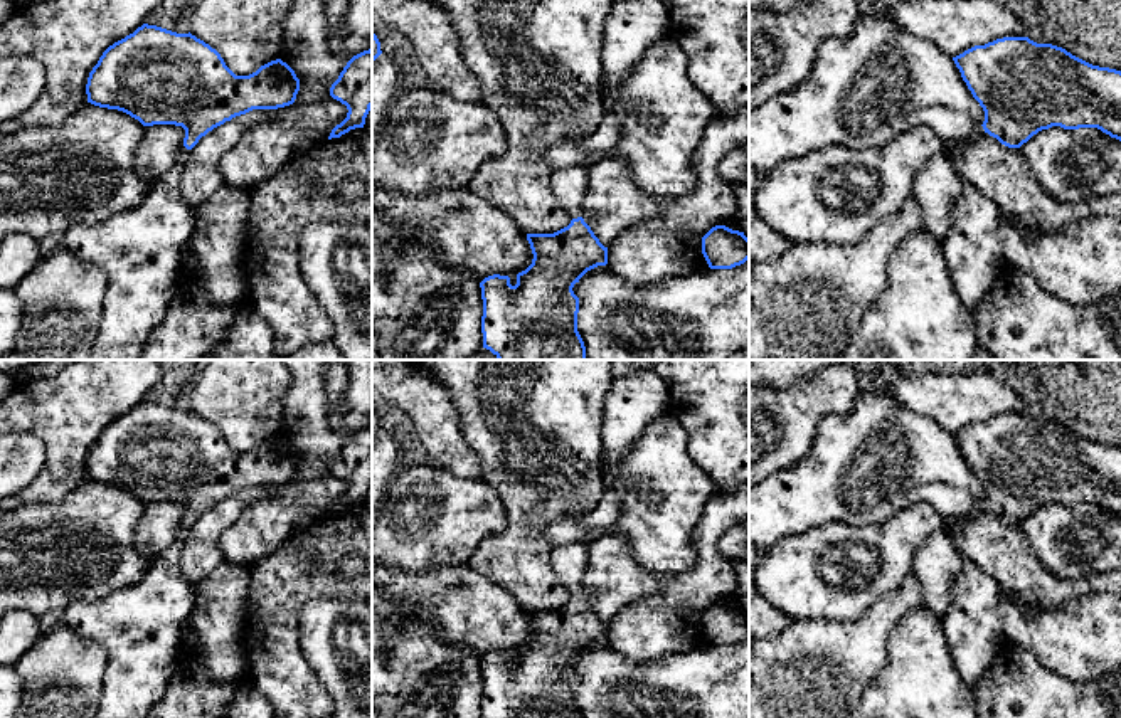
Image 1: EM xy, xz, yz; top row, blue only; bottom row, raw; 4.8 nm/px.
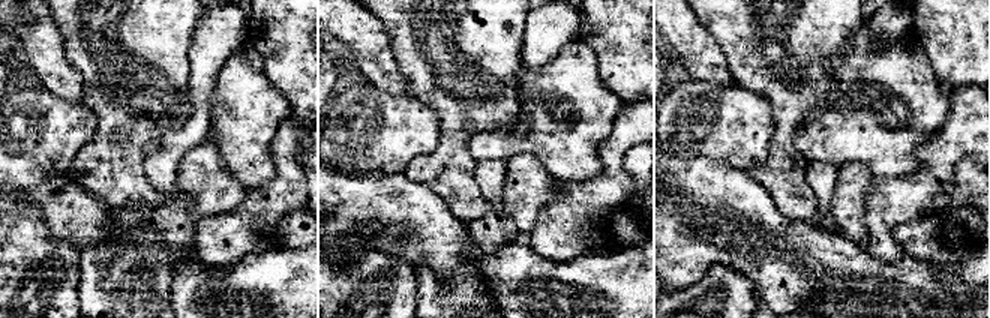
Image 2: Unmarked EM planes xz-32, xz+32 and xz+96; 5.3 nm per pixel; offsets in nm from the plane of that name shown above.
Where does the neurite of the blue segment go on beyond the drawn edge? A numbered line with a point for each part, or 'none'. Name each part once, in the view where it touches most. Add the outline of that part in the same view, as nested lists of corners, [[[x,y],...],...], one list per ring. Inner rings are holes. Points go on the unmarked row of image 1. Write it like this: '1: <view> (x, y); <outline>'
1: xz (569, 562); [[[574,541],[554,546],[550,565],[559,582],[571,592],[581,594],[582,577],[587,567],[587,552],[591,541]]]

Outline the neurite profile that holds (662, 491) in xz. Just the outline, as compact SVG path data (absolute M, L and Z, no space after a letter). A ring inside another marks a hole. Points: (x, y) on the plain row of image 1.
M667 414L655 419L643 436L624 452L616 478L608 474L609 464L604 456L608 496L619 496L619 520L604 528L586 526L579 518L560 520L547 528L549 543L559 546L574 541L594 541L613 535L626 538L636 562L651 572L675 575L690 570L697 563L692 530L719 486L692 461L687 441L687 430Z

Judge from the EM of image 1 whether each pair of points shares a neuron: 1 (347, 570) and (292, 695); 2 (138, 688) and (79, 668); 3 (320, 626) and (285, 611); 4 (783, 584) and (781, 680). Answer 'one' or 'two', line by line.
1: two
2: two
3: two
4: two

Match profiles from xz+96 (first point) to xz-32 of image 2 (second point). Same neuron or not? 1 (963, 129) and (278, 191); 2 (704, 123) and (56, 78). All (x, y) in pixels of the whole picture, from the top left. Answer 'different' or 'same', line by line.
1: same
2: different

